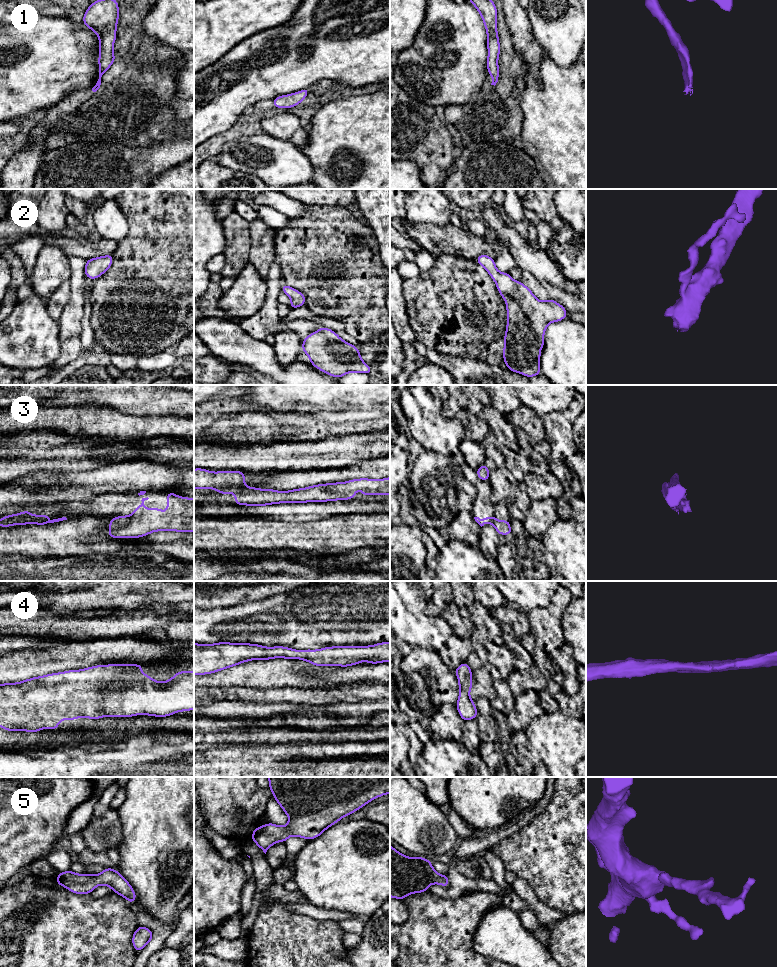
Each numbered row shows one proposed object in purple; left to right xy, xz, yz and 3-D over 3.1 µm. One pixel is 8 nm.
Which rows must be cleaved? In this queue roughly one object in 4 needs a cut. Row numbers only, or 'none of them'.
3

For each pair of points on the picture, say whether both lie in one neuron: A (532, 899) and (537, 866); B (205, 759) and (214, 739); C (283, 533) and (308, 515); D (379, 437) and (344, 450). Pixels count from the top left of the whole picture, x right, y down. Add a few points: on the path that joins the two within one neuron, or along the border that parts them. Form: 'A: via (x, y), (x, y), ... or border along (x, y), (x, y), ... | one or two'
A: border along (517, 876), (524, 879), (535, 895), (550, 907) | two
B: border along (240, 746), (216, 747) | two
C: border along (274, 519), (298, 522), (320, 520) | two
D: via (370, 445), (353, 448) | one

